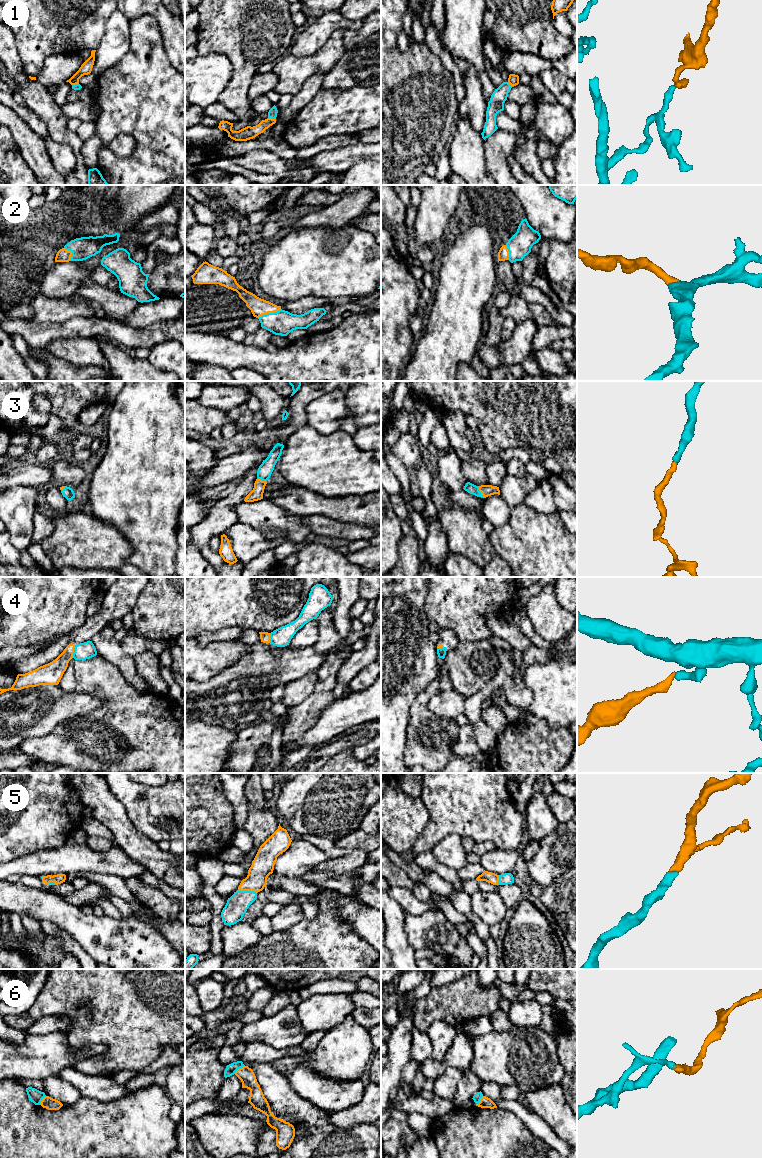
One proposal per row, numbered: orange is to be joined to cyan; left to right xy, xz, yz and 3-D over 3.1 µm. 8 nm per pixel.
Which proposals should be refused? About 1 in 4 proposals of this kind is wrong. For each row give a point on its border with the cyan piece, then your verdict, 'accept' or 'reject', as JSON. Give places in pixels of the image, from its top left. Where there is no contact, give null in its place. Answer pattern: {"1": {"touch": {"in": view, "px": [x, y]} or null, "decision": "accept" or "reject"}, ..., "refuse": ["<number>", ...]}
{"1": {"touch": {"in": "xz", "px": [272, 118]}, "decision": "reject"}, "2": {"touch": {"in": "xz", "px": [269, 313]}, "decision": "accept"}, "3": {"touch": {"in": "yz", "px": [480, 492]}, "decision": "accept"}, "4": {"touch": {"in": "xy", "px": [74, 651]}, "decision": "accept"}, "5": {"touch": {"in": "xz", "px": [247, 891]}, "decision": "accept"}, "6": {"touch": {"in": "xz", "px": [239, 1068]}, "decision": "reject"}, "refuse": ["1", "6"]}

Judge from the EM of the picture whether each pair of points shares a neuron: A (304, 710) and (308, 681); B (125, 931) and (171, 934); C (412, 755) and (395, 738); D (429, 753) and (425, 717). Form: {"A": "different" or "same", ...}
{"A": "different", "B": "different", "C": "different", "D": "same"}

